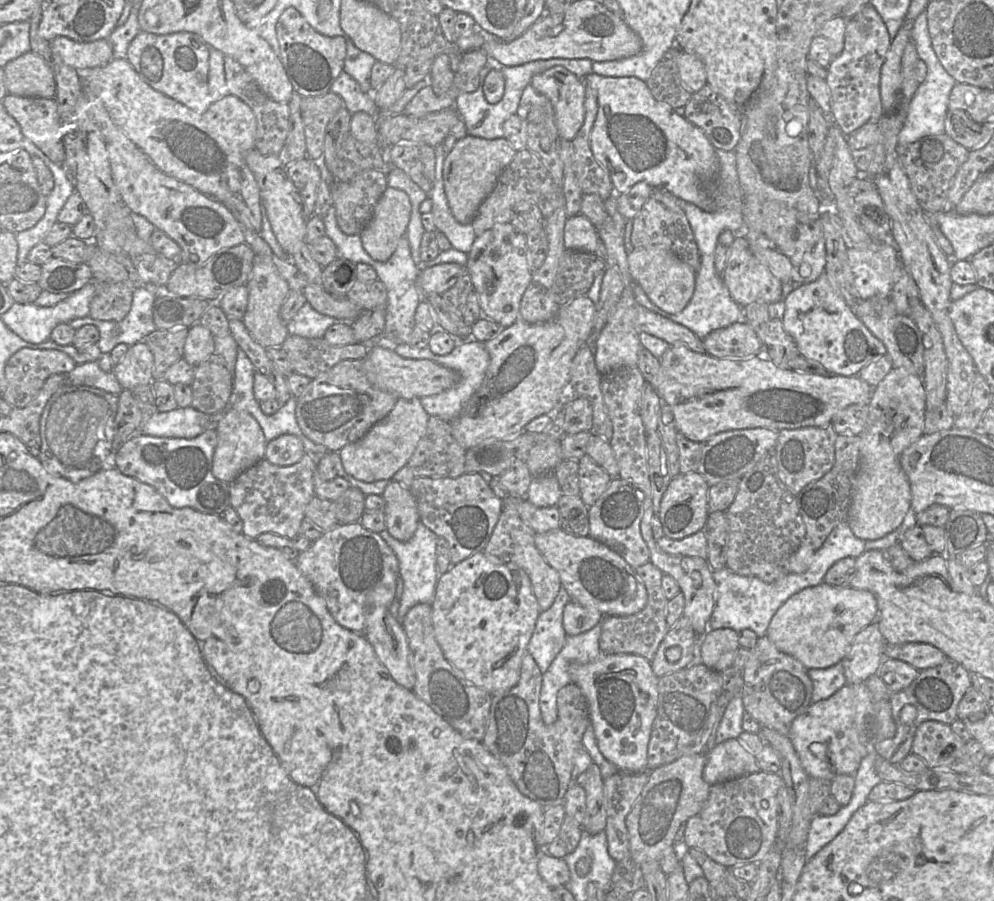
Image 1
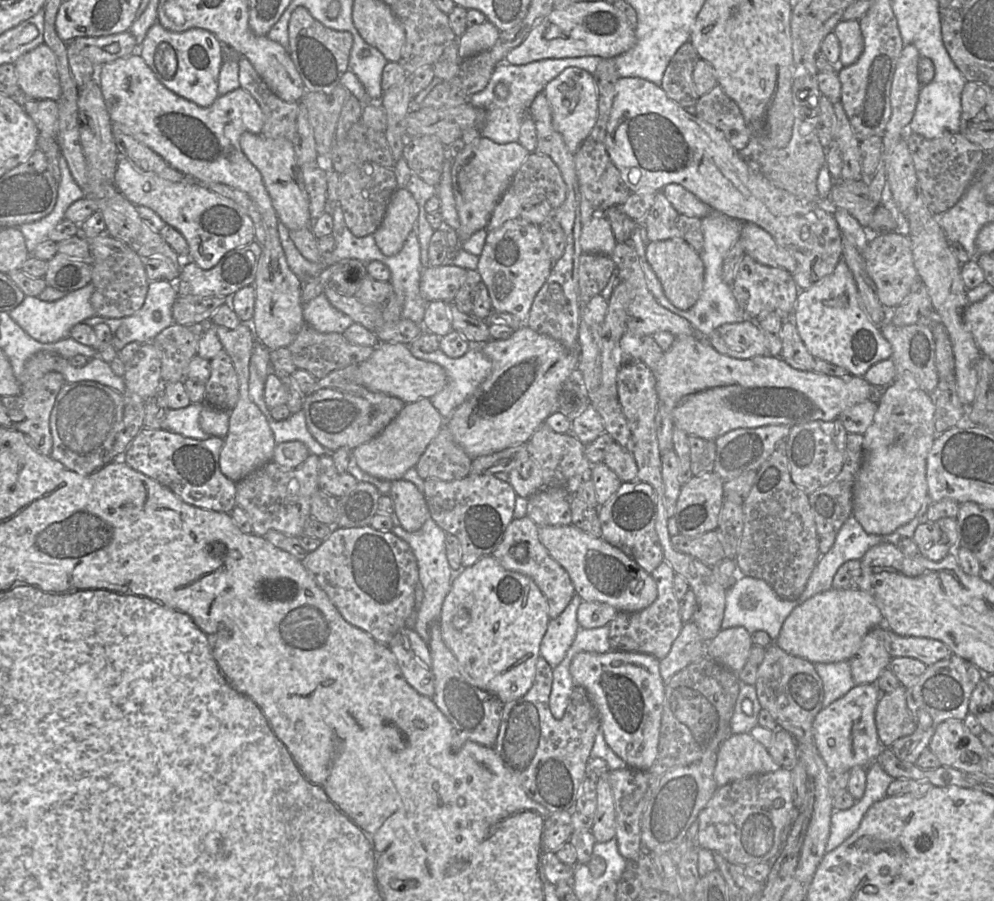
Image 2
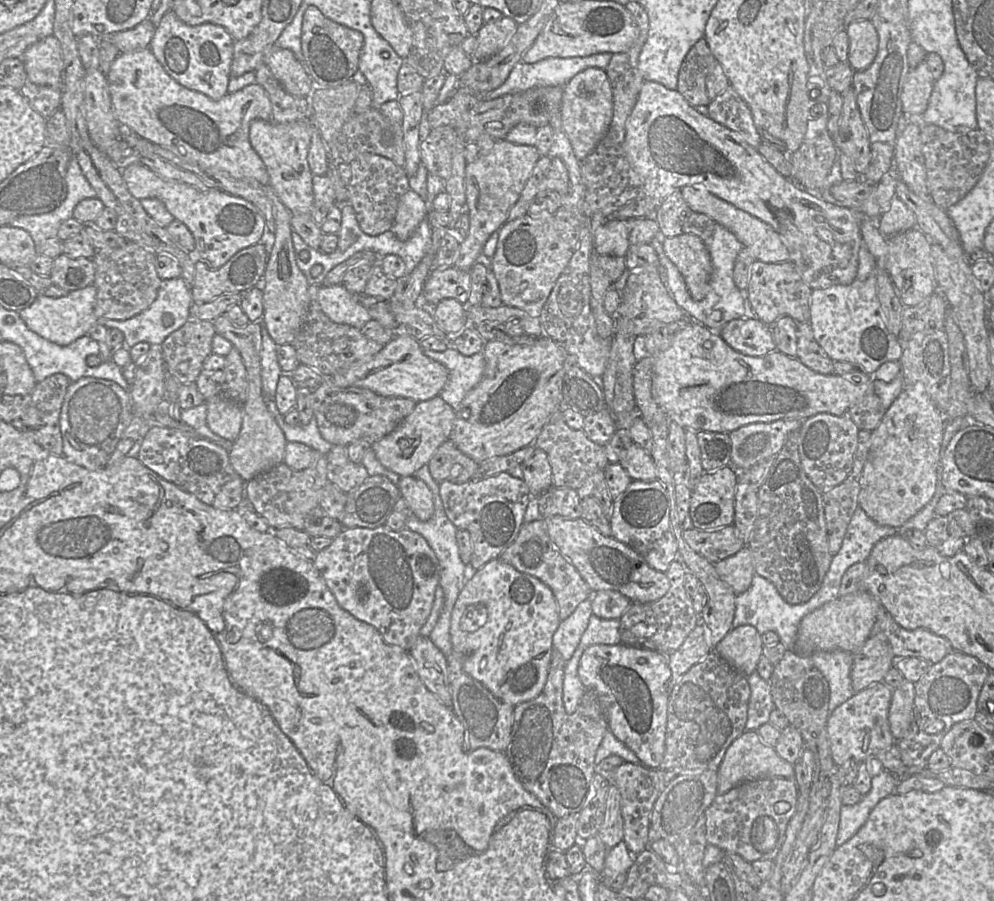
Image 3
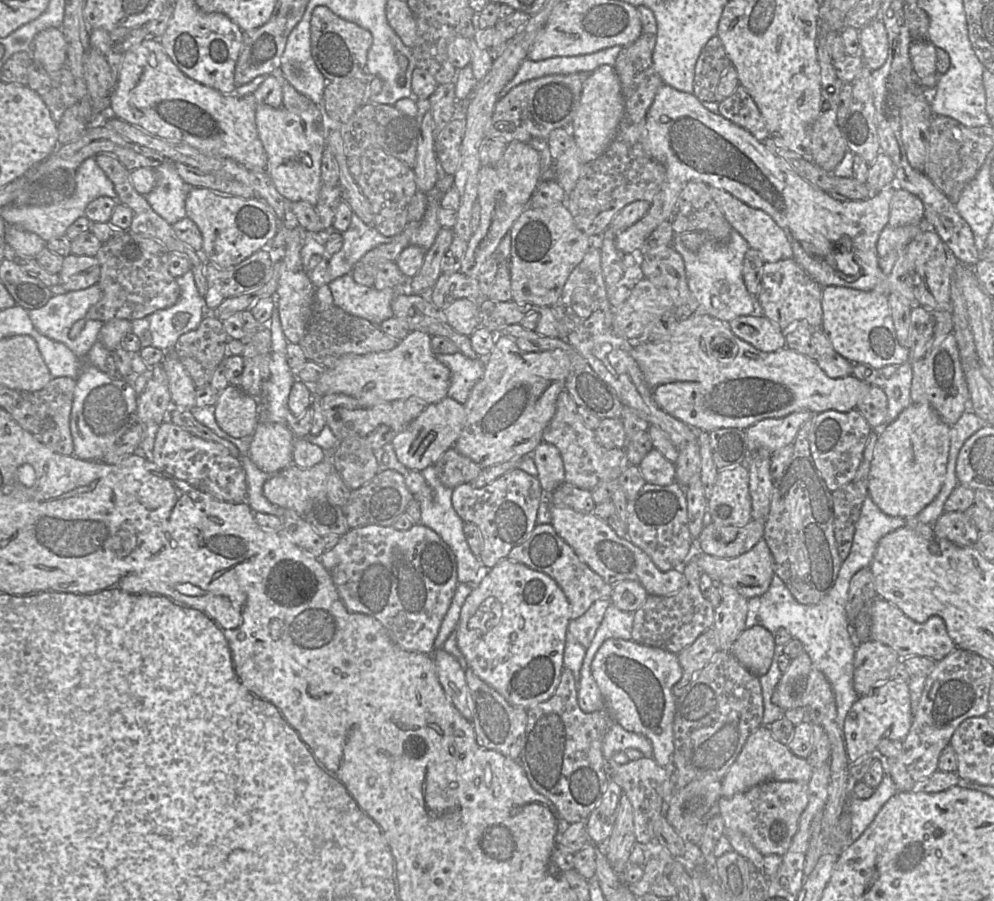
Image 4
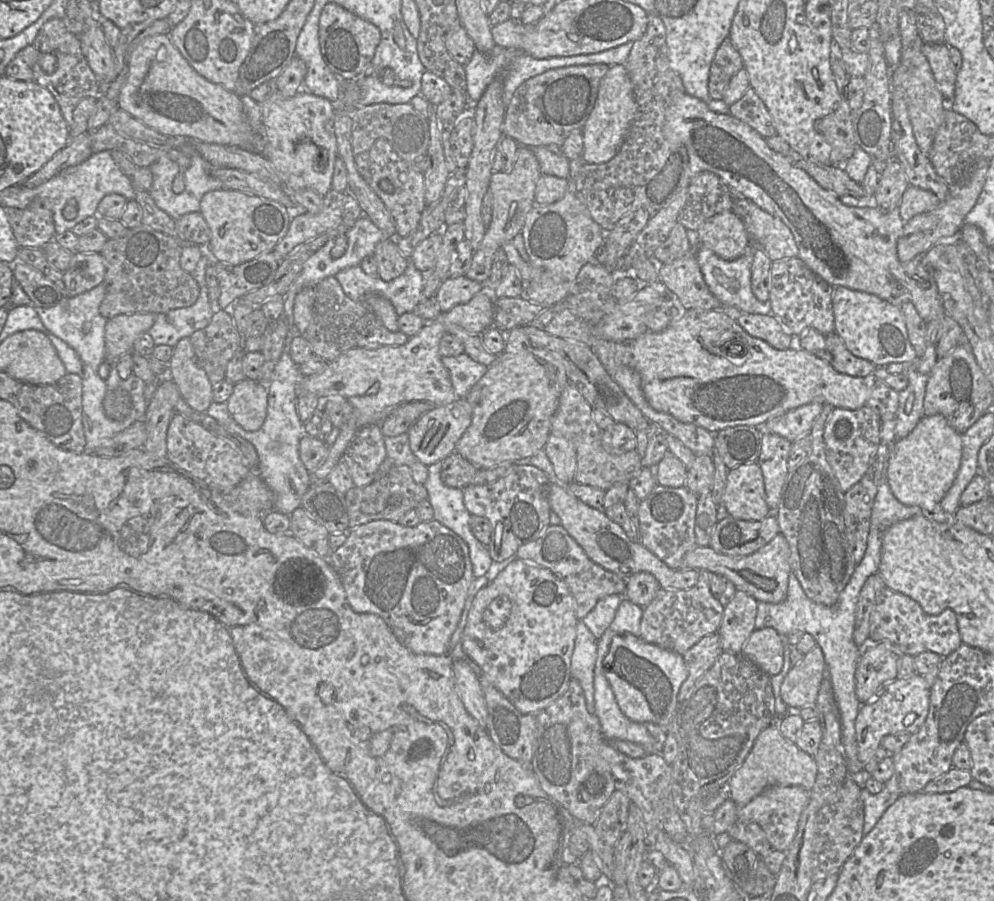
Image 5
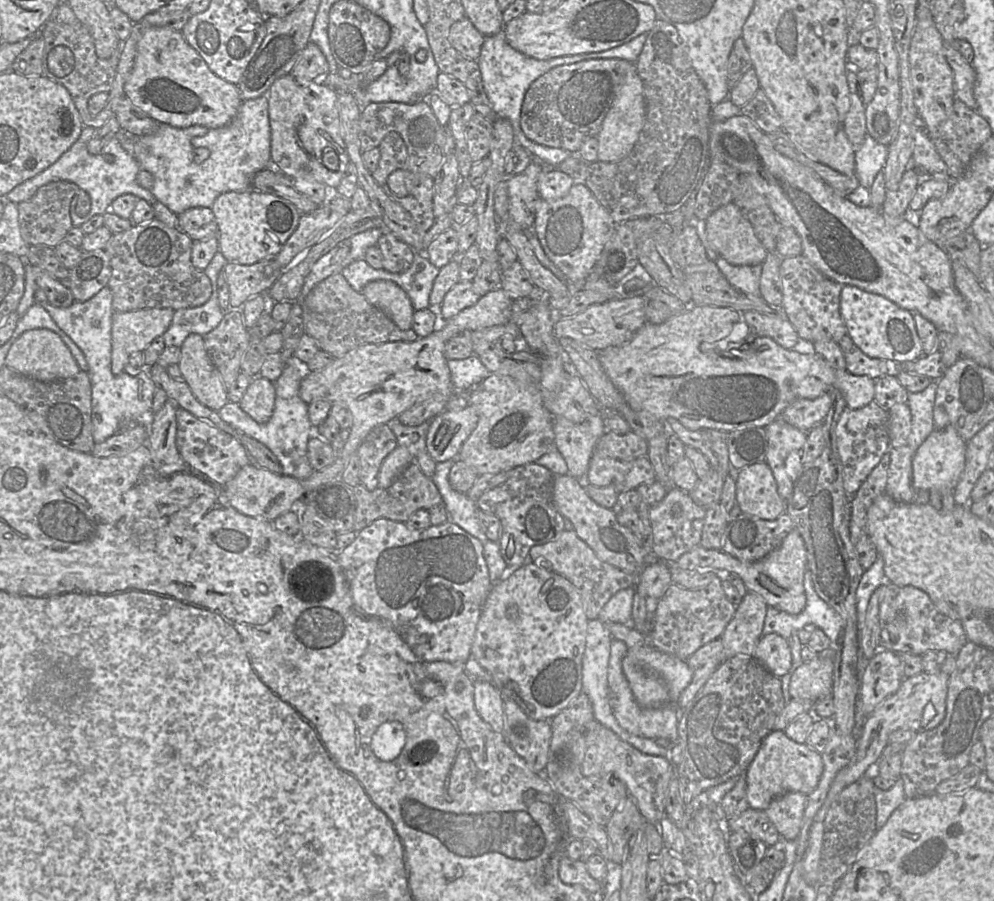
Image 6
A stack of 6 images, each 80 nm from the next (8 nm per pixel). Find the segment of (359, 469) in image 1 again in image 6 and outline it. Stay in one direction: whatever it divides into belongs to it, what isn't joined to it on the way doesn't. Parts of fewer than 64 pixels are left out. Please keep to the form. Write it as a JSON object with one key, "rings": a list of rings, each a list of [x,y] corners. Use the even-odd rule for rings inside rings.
{"rings":[[[470,406],[459,411],[445,409],[442,413],[431,419],[428,422],[424,436],[426,449],[430,456],[437,463],[454,460],[459,455],[463,443],[476,428],[477,421],[478,417]]]}

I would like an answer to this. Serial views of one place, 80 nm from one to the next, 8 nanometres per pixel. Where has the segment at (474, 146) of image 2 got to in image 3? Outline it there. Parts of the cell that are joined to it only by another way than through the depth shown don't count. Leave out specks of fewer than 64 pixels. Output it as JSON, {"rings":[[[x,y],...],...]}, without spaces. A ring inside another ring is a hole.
{"rings":[[[496,140],[494,147],[488,153],[479,154],[467,163],[465,192],[470,226],[466,239],[460,243],[455,267],[470,271],[477,263],[489,237],[507,222],[508,213],[519,199],[539,157],[539,151],[534,146]]]}

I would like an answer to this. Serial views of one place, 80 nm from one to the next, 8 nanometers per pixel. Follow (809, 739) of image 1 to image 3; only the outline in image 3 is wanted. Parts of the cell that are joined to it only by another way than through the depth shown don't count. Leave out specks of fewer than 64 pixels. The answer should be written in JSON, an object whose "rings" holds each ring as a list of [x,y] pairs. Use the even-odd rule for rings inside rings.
{"rings":[[[883,682],[874,684],[855,693],[830,713],[827,734],[836,767],[841,767],[847,762],[864,763],[896,742],[888,721],[892,692],[893,690]]]}

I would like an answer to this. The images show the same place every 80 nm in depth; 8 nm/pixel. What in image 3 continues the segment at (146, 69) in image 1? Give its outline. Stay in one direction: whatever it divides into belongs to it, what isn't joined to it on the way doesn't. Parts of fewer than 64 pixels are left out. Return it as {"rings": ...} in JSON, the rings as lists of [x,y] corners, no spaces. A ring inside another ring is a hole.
{"rings":[[[170,9],[157,25],[149,48],[167,74],[179,84],[218,100],[228,94],[235,41],[220,25],[188,25]]]}

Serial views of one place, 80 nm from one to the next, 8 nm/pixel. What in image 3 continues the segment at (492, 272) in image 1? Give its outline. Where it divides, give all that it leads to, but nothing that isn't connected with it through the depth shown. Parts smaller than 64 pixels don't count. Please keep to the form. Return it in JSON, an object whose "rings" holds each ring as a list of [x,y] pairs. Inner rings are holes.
{"rings":[[[527,213],[507,221],[498,231],[490,269],[495,275],[503,305],[525,311],[529,317],[539,317],[558,278],[567,267],[574,249],[569,249],[555,227],[554,214],[532,217]]]}

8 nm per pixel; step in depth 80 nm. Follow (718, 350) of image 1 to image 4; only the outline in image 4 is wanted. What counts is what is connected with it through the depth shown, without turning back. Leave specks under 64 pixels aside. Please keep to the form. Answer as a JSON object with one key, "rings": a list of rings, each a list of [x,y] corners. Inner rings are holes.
{"rings":[[[741,316],[729,322],[732,333],[762,352],[786,347],[785,332],[765,316]]]}

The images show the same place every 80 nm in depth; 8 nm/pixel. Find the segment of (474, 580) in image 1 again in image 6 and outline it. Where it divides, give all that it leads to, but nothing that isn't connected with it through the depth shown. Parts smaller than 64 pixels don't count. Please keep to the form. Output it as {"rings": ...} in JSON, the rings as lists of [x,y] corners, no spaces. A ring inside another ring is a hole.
{"rings":[[[528,561],[507,575],[504,579],[494,583],[481,609],[471,647],[471,657],[489,673],[491,683],[498,688],[505,697],[512,699],[526,715],[534,720],[550,721],[567,708],[582,693],[582,658],[586,646],[588,622],[589,619],[585,615],[580,594],[574,585],[563,576],[544,566],[544,564]]]}

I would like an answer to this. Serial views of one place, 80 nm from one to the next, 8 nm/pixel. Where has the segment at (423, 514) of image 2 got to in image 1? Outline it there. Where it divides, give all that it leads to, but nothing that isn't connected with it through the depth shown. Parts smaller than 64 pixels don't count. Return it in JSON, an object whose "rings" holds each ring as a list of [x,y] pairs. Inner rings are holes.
{"rings":[[[391,481],[382,497],[385,502],[386,533],[392,538],[407,542],[415,533],[419,523],[416,500],[408,487]]]}

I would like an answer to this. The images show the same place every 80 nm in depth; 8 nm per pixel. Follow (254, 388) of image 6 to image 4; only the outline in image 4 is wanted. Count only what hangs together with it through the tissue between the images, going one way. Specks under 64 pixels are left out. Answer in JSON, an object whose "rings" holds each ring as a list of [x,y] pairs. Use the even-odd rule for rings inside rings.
{"rings":[[[236,386],[221,390],[215,403],[218,426],[233,438],[251,436],[260,421],[261,401]]]}

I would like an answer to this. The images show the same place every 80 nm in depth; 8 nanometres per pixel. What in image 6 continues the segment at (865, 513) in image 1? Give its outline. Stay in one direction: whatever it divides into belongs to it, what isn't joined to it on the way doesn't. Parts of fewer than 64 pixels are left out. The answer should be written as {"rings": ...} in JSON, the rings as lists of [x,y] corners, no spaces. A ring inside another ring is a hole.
{"rings":[[[953,428],[935,429],[917,449],[912,460],[912,487],[915,491],[953,490],[963,472],[966,442]]]}

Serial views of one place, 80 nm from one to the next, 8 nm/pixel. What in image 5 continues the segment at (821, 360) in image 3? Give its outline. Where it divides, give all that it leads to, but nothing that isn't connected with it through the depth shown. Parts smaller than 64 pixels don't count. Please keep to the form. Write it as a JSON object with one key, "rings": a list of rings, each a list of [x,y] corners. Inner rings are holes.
{"rings":[[[827,334],[825,341],[828,351],[832,354],[830,364],[837,372],[849,376],[866,377],[877,368],[873,363],[854,356],[837,334]]]}

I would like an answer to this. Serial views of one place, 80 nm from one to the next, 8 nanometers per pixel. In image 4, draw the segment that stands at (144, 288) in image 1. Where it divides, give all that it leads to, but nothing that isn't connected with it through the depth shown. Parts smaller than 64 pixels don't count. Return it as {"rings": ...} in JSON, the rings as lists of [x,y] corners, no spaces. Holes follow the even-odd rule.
{"rings":[[[189,270],[186,274],[176,278],[180,287],[180,297],[171,307],[157,310],[143,318],[131,322],[131,333],[140,338],[142,347],[152,346],[162,350],[173,349],[178,338],[199,326],[201,321],[211,311],[207,308],[204,298],[199,294],[194,275]]]}

